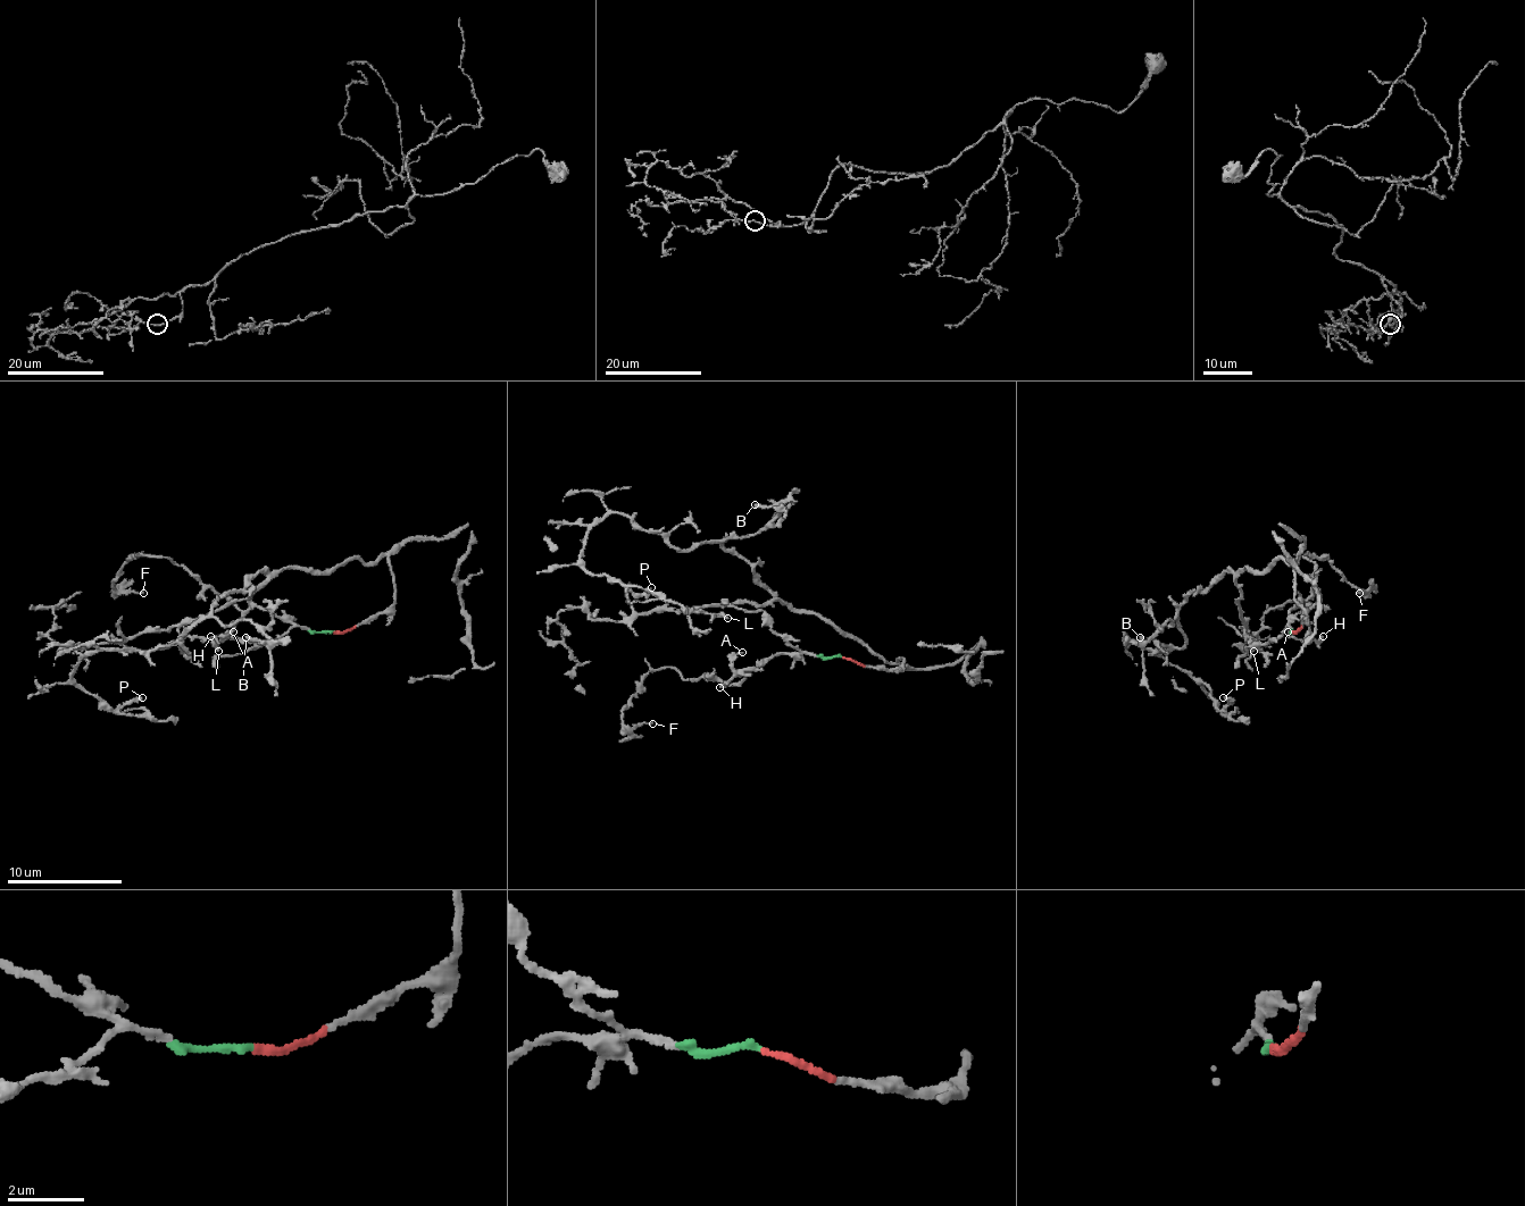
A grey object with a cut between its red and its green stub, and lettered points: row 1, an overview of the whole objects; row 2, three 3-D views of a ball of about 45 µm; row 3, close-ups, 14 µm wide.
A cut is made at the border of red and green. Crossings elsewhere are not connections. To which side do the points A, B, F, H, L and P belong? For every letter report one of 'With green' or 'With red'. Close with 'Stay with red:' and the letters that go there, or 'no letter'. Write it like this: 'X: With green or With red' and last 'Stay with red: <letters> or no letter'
A: With green
B: With red
F: With green
H: With green
L: With red
P: With red
Stay with red: B, L, P

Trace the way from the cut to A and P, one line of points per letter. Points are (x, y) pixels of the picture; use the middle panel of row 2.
A: (843, 656), (777, 653), (748, 673), (740, 673), (734, 659), (742, 653)
P: (843, 656), (903, 662), (794, 612), (722, 544), (684, 550), (609, 512), (581, 563), (650, 587)

